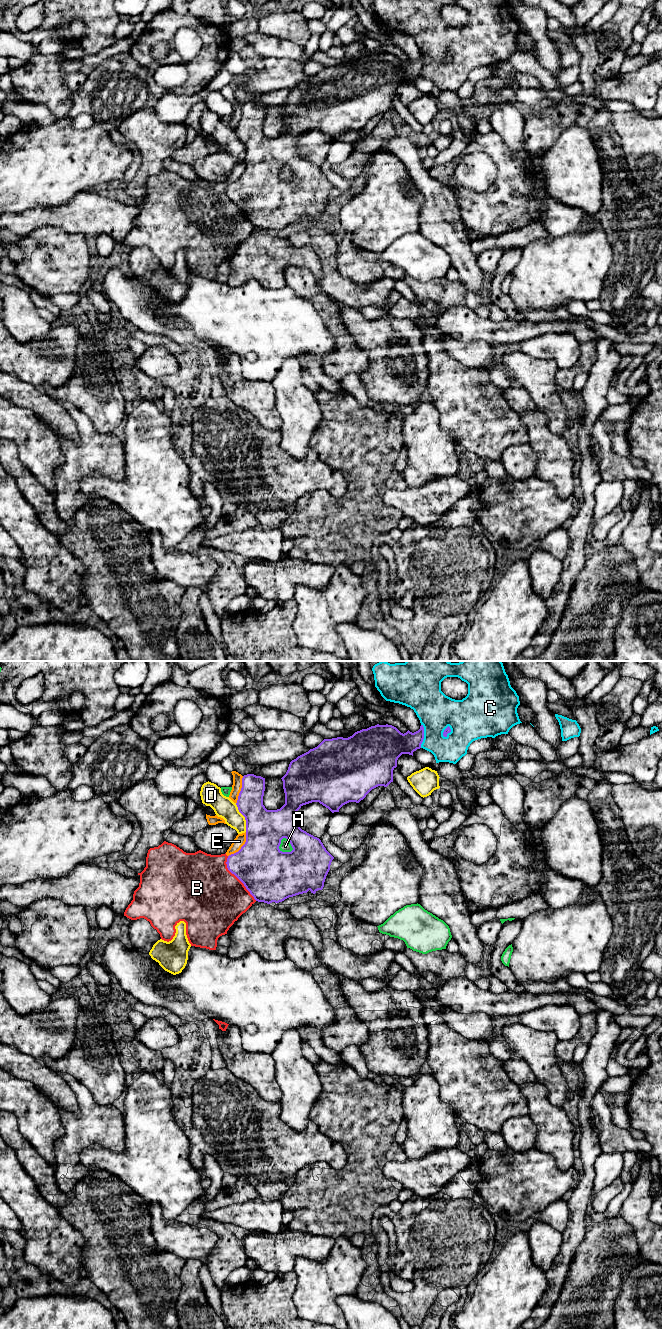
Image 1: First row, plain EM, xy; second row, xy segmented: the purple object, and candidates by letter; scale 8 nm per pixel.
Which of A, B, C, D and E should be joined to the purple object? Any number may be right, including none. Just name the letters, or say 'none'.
none

